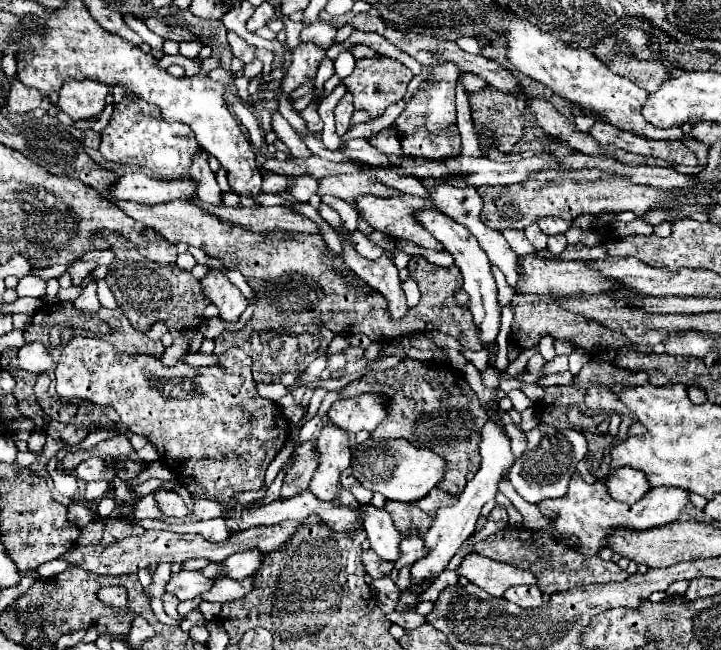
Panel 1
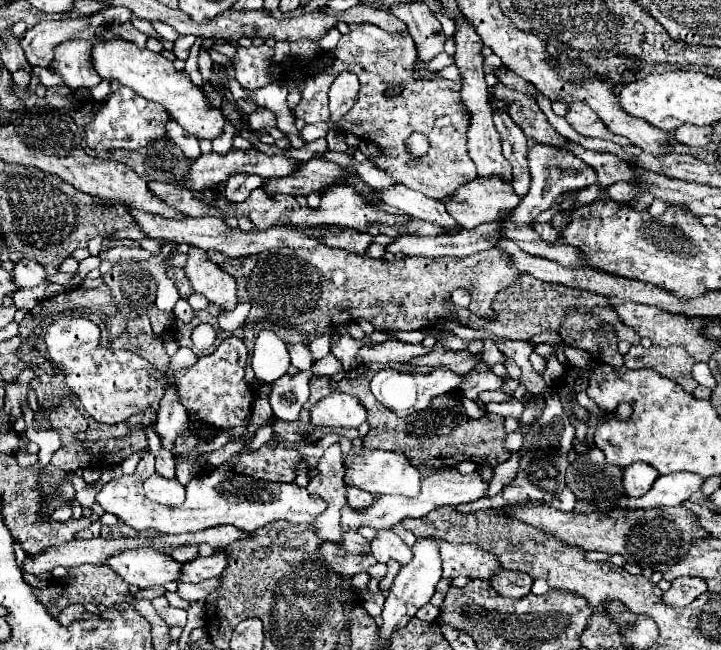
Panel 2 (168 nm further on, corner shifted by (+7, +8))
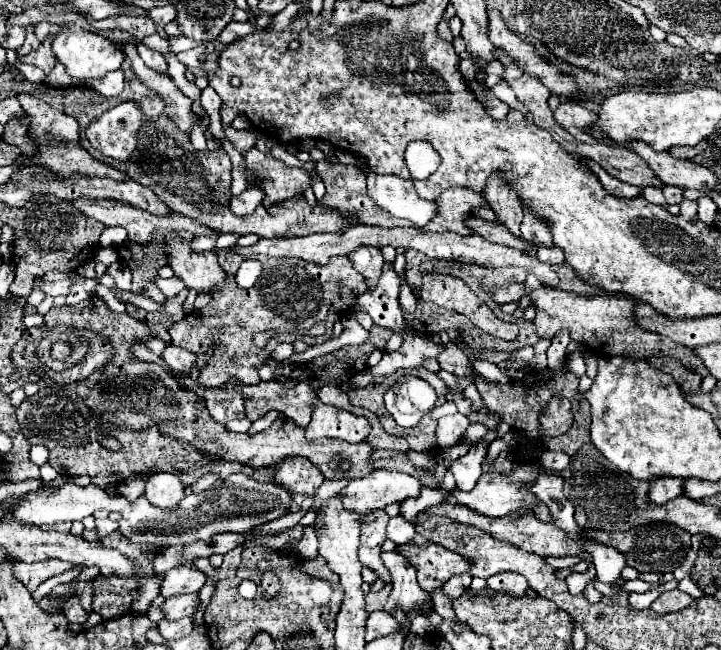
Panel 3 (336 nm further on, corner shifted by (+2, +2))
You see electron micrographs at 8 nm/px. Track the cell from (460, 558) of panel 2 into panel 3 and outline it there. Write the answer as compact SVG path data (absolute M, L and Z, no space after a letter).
M416 535L412 543L396 547L400 553L404 553L410 563L418 571L418 583L424 591L432 593L434 589L440 589L450 577L462 575L470 571L472 561L466 559L466 555L456 555L454 551L448 551L422 535Z

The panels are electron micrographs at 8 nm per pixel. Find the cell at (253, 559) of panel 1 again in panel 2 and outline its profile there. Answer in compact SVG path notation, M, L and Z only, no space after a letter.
M217 553L211 557L195 557L189 563L181 565L181 575L177 583L201 583L205 579L219 577L227 567L227 555Z

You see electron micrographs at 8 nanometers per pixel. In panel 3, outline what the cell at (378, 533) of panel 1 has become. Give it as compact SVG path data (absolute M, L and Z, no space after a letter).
M398 551L382 553L382 561L392 577L392 587L394 587L384 611L390 613L394 607L408 611L414 605L422 605L428 593L418 587L416 569L412 567L412 563L408 563L408 559L404 559L404 555L400 555Z

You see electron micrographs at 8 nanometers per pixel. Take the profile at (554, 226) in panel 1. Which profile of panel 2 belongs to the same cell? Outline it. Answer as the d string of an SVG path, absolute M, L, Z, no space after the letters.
M543 223L543 225L535 225L533 227L537 233L539 233L539 237L543 239L543 241L547 241L547 243L555 243L557 241L557 231L551 227L551 223Z

